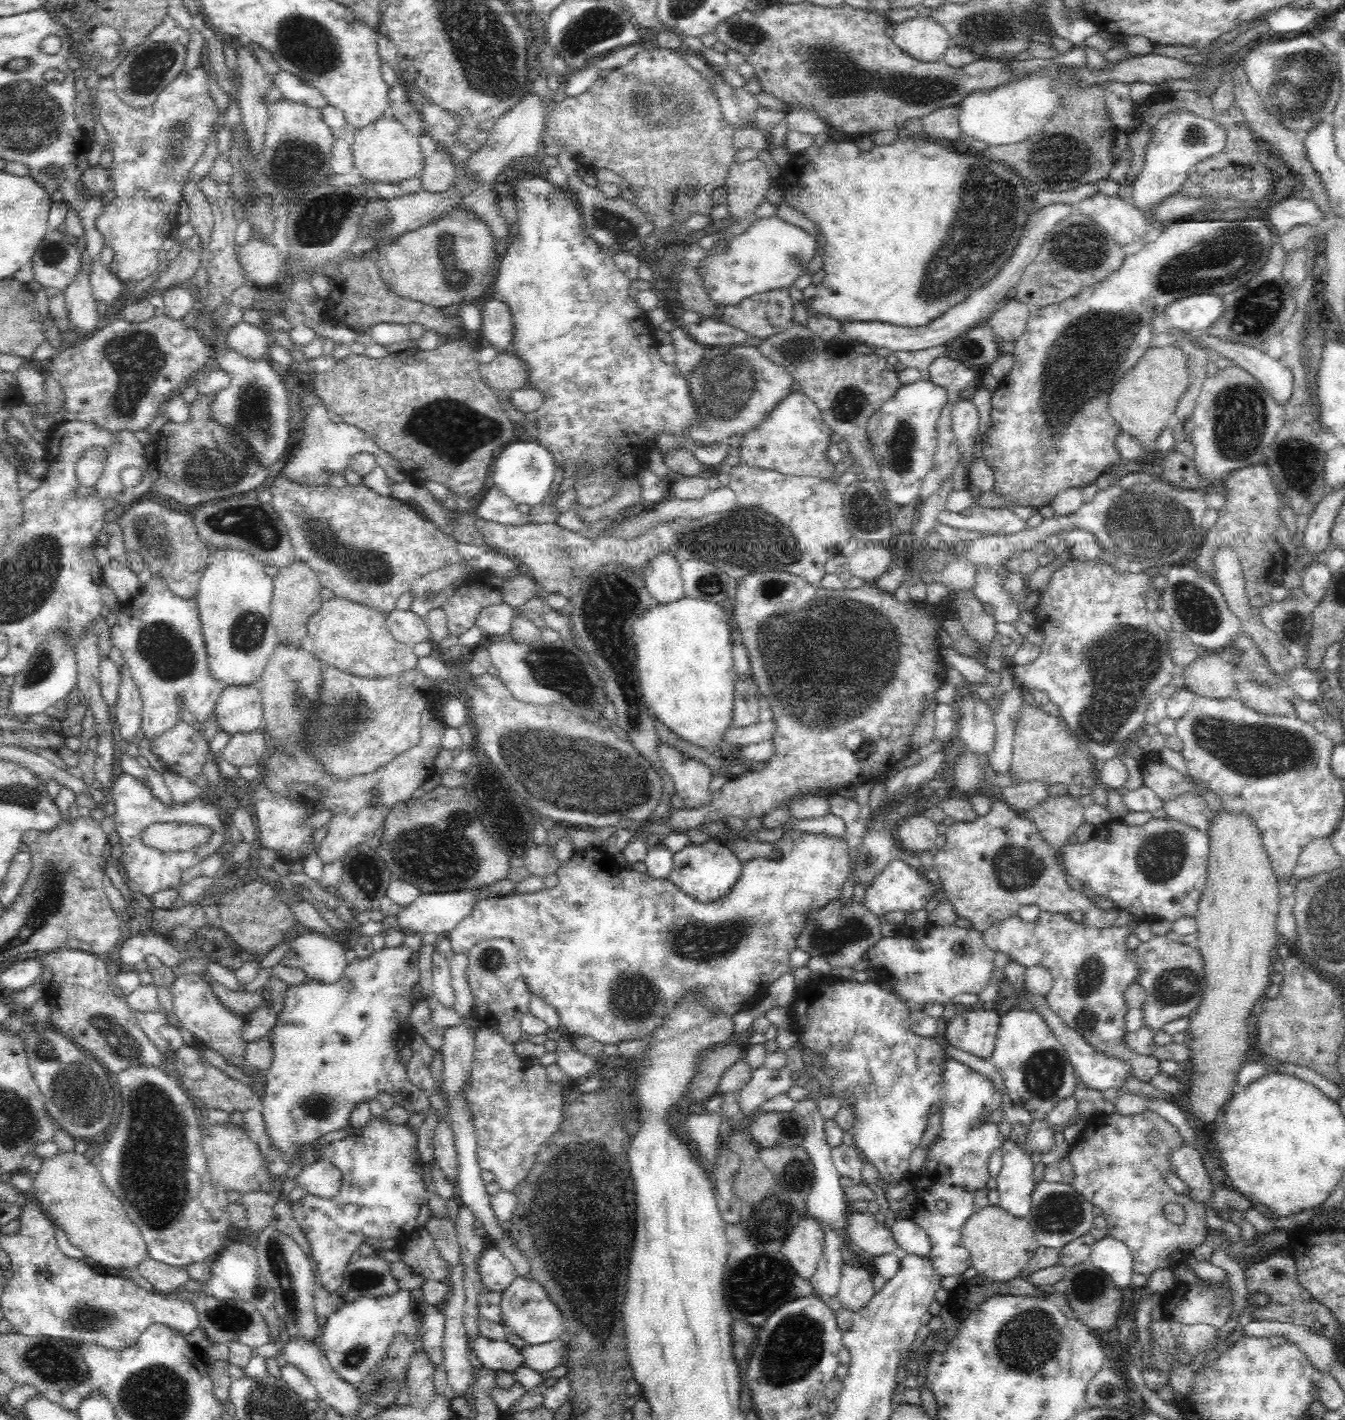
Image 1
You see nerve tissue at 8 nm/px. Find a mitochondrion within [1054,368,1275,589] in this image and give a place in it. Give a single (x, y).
(1150, 522)

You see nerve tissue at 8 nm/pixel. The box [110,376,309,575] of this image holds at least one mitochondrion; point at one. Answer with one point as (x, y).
(216, 463)

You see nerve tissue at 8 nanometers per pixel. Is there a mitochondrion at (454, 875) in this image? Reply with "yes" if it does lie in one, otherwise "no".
yes

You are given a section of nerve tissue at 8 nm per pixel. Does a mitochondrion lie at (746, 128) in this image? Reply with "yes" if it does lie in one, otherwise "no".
no

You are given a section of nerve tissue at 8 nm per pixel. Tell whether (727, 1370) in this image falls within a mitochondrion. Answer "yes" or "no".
no

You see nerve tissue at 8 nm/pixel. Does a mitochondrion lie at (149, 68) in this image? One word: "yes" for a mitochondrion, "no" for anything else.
yes

